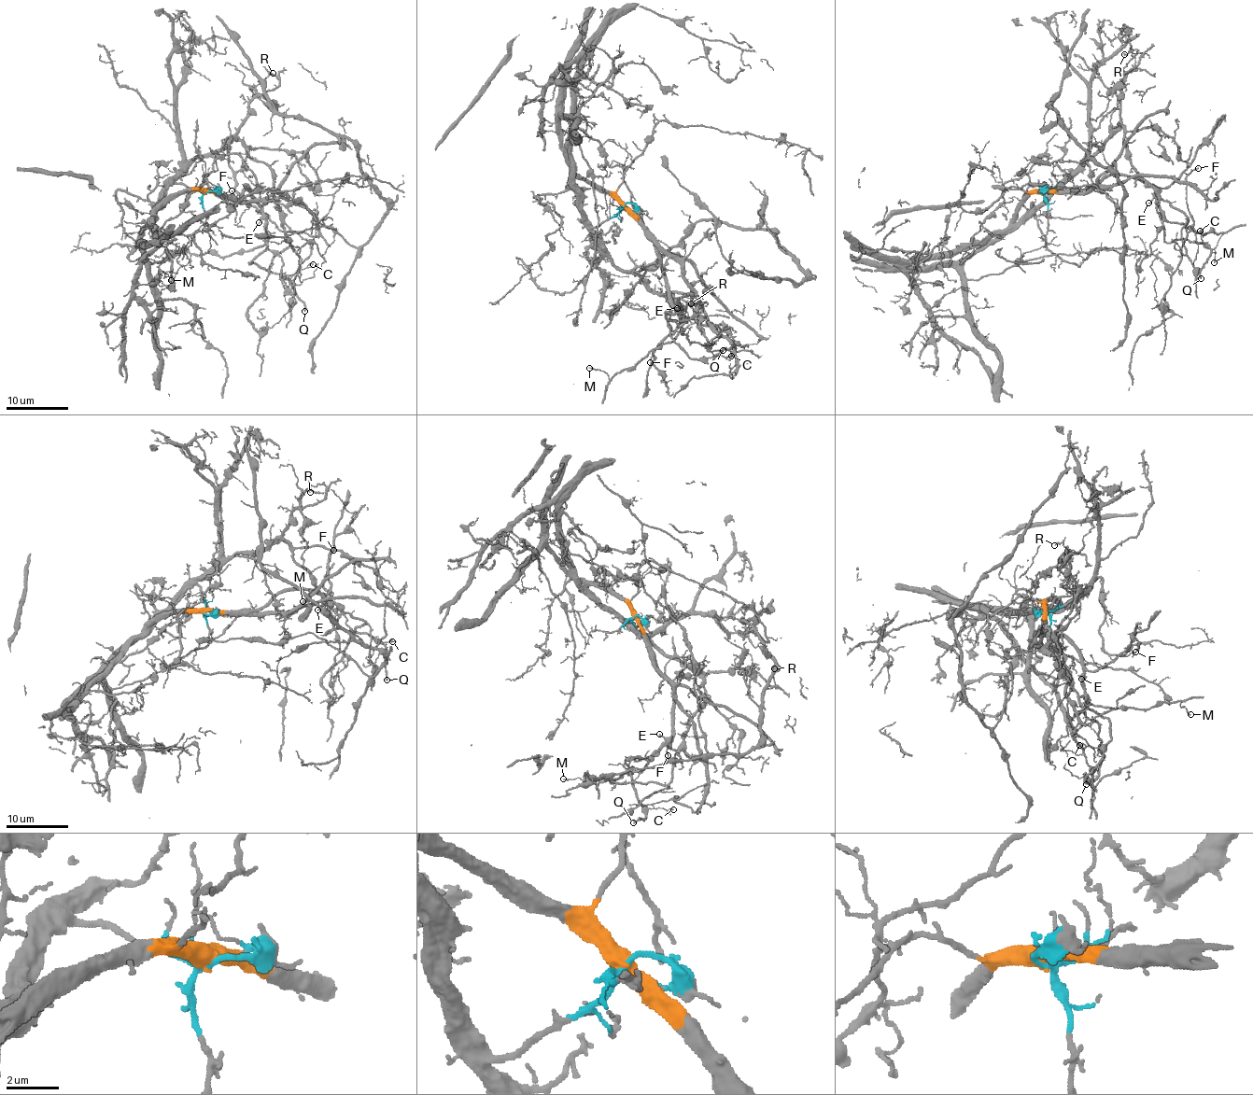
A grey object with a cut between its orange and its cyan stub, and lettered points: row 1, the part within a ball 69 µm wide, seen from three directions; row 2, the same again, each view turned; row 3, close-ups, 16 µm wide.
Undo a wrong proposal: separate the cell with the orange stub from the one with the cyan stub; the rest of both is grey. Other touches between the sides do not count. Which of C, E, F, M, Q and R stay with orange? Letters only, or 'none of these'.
C, E, F, M, Q

